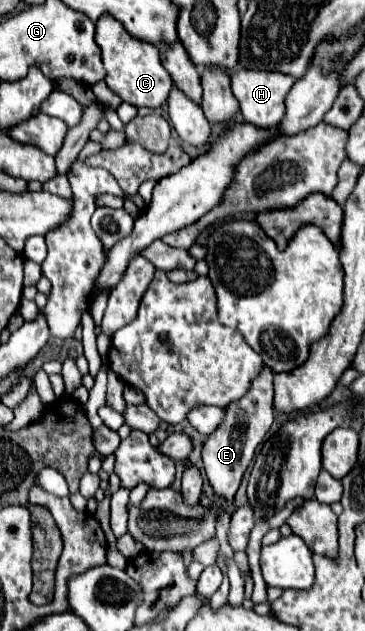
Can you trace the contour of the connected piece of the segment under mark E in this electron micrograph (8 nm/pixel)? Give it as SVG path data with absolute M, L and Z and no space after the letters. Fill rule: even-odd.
M264 368L260 378L256 378L252 382L250 392L242 400L236 400L226 406L226 420L218 426L218 432L210 434L208 440L204 442L202 460L204 460L206 478L208 478L214 494L224 502L230 502L234 498L234 494L240 486L240 480L242 480L250 460L254 458L256 446L262 442L264 434L270 430L270 426L274 422L272 378L274 378L274 372L270 368Z

